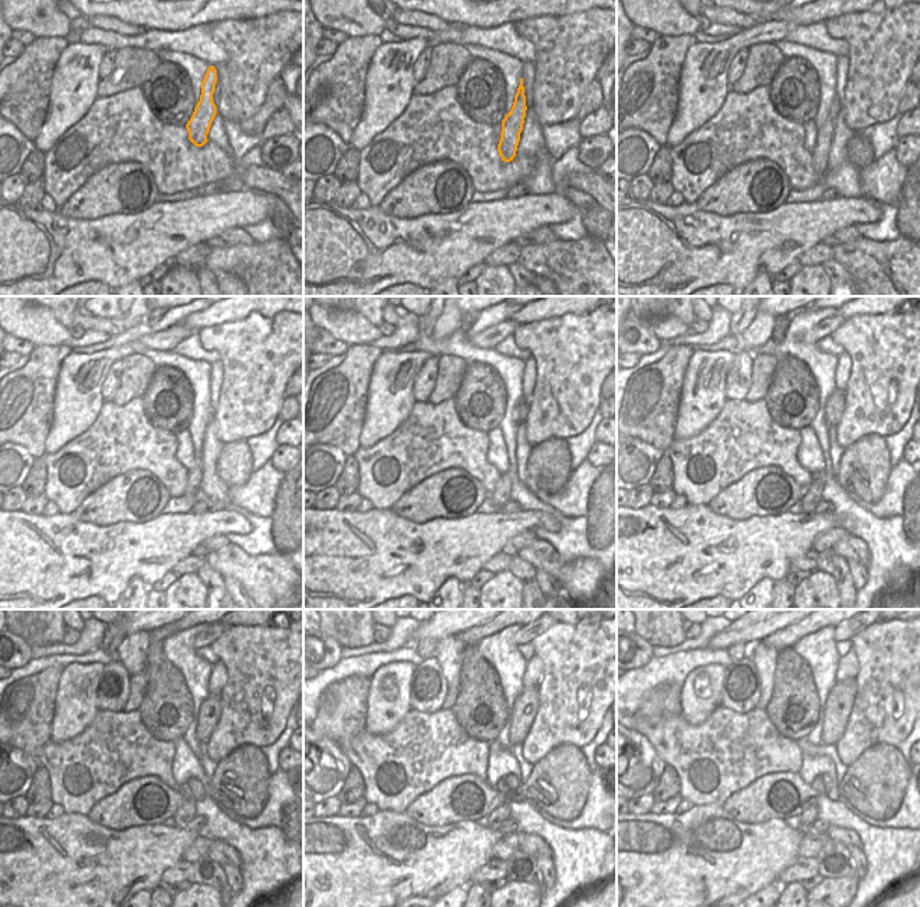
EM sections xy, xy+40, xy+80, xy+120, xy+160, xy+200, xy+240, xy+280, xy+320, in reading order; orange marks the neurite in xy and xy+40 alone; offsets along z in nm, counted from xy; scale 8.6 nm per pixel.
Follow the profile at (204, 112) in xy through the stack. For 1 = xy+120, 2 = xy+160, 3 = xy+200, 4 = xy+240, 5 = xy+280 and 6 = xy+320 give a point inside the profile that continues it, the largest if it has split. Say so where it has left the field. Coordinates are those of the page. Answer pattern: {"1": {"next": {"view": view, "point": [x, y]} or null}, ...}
{"1": {"next": {"view": "xy+120", "point": [195, 474]}}, "2": {"next": {"view": "xy+160", "point": [501, 495]}}, "3": {"next": {"view": "xy+200", "point": [813, 495]}}, "4": {"next": {"view": "xy+240", "point": [186, 811]}}, "5": {"next": {"view": "xy+280", "point": [499, 814]}}, "6": {"next": {"view": "xy+320", "point": [807, 819]}}}

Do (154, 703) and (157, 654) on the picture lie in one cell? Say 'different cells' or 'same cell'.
same cell

